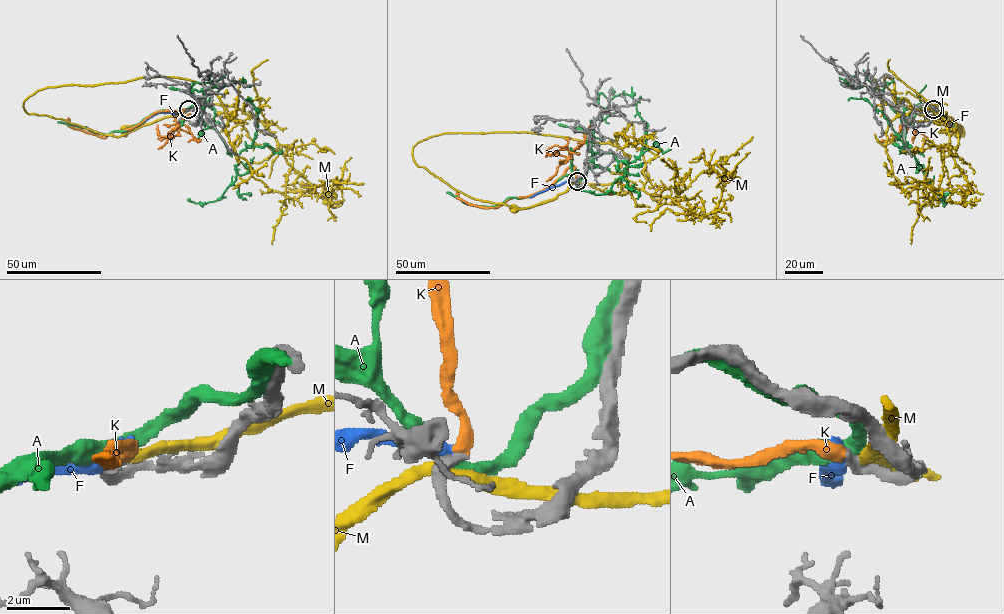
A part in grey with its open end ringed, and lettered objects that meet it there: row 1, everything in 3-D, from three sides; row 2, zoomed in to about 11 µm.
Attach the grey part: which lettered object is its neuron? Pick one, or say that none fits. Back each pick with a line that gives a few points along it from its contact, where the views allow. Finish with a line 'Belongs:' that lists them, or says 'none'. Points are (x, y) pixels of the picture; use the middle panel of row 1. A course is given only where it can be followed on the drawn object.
K: it runs (577, 181), (575, 169), (569, 167), (547, 187), (508, 199), (494, 208), (461, 200), (457, 192)
Belongs: K

